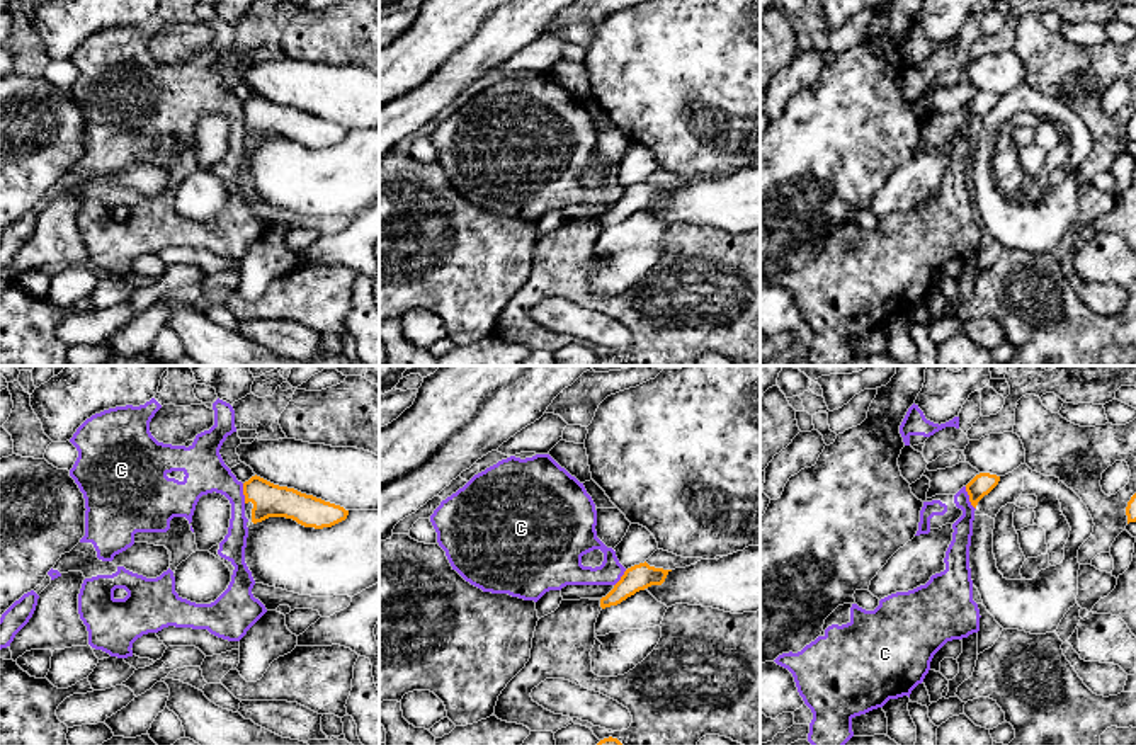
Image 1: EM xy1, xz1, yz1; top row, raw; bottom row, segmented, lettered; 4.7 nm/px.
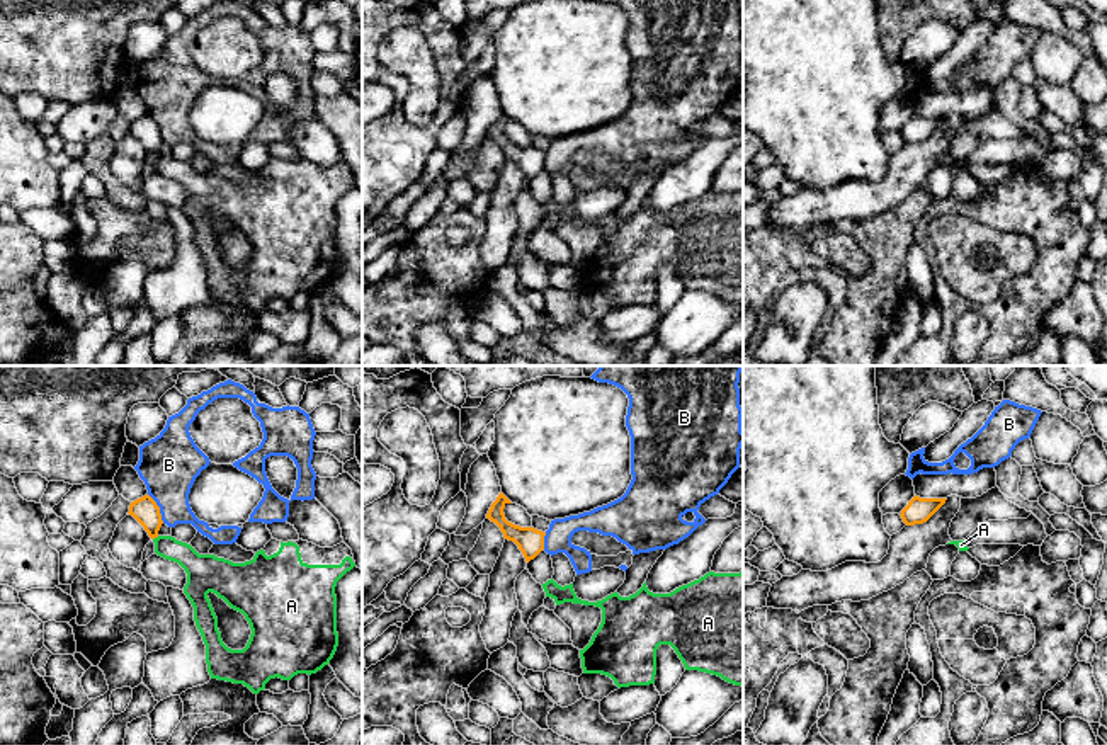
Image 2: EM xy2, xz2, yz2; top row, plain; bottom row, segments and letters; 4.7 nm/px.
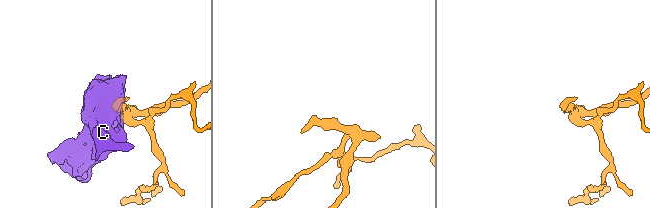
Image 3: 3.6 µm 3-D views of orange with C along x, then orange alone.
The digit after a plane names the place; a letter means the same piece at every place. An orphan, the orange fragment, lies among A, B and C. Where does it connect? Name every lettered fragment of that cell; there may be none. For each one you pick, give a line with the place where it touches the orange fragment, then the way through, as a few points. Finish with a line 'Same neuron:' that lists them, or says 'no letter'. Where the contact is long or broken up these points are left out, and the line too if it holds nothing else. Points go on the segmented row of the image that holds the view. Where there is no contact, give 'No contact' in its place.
Same neuron: no letter

